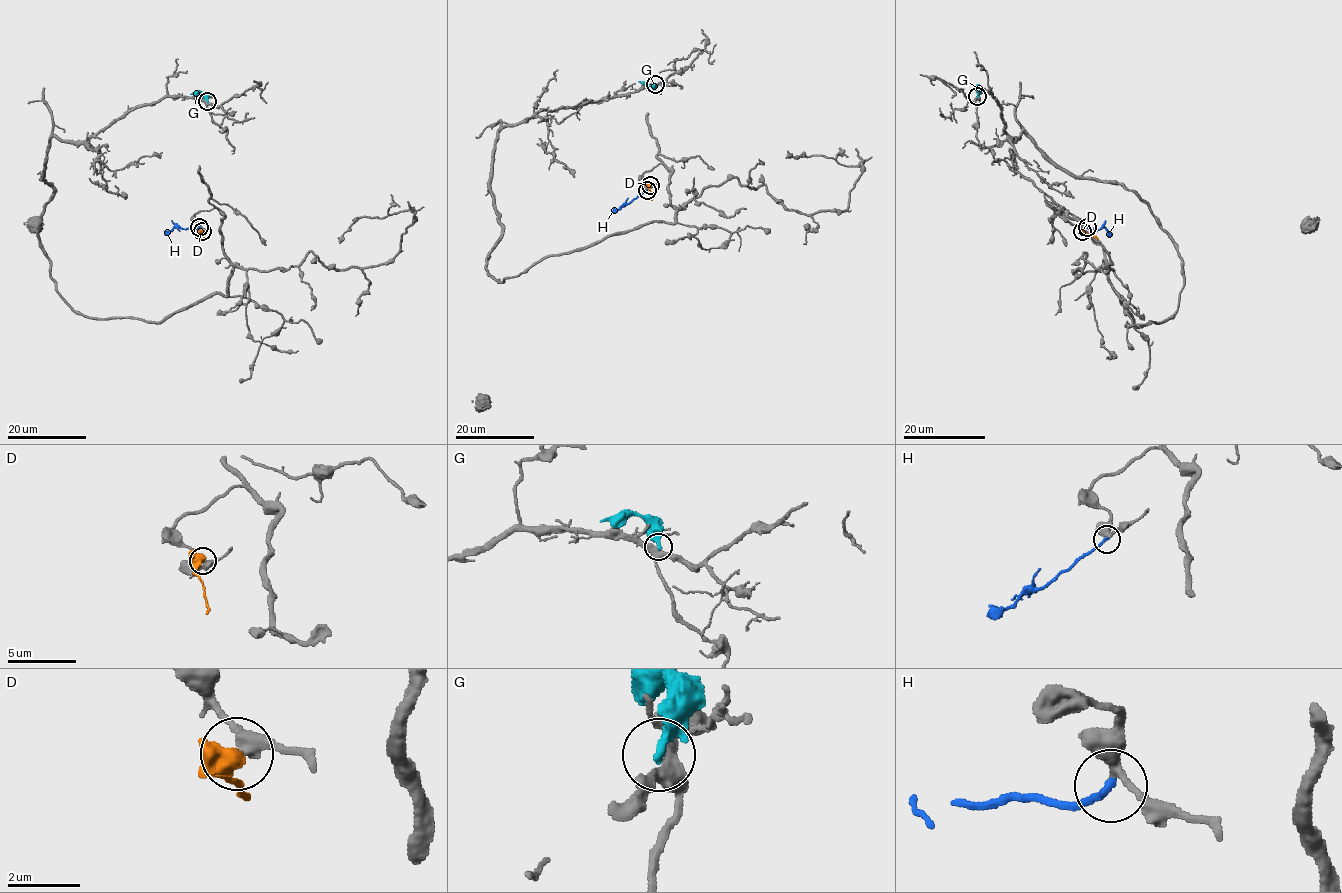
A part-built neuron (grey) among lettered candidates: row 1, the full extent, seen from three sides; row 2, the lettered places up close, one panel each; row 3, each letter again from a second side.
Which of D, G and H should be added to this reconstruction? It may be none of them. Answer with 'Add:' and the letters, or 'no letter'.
Add: H

